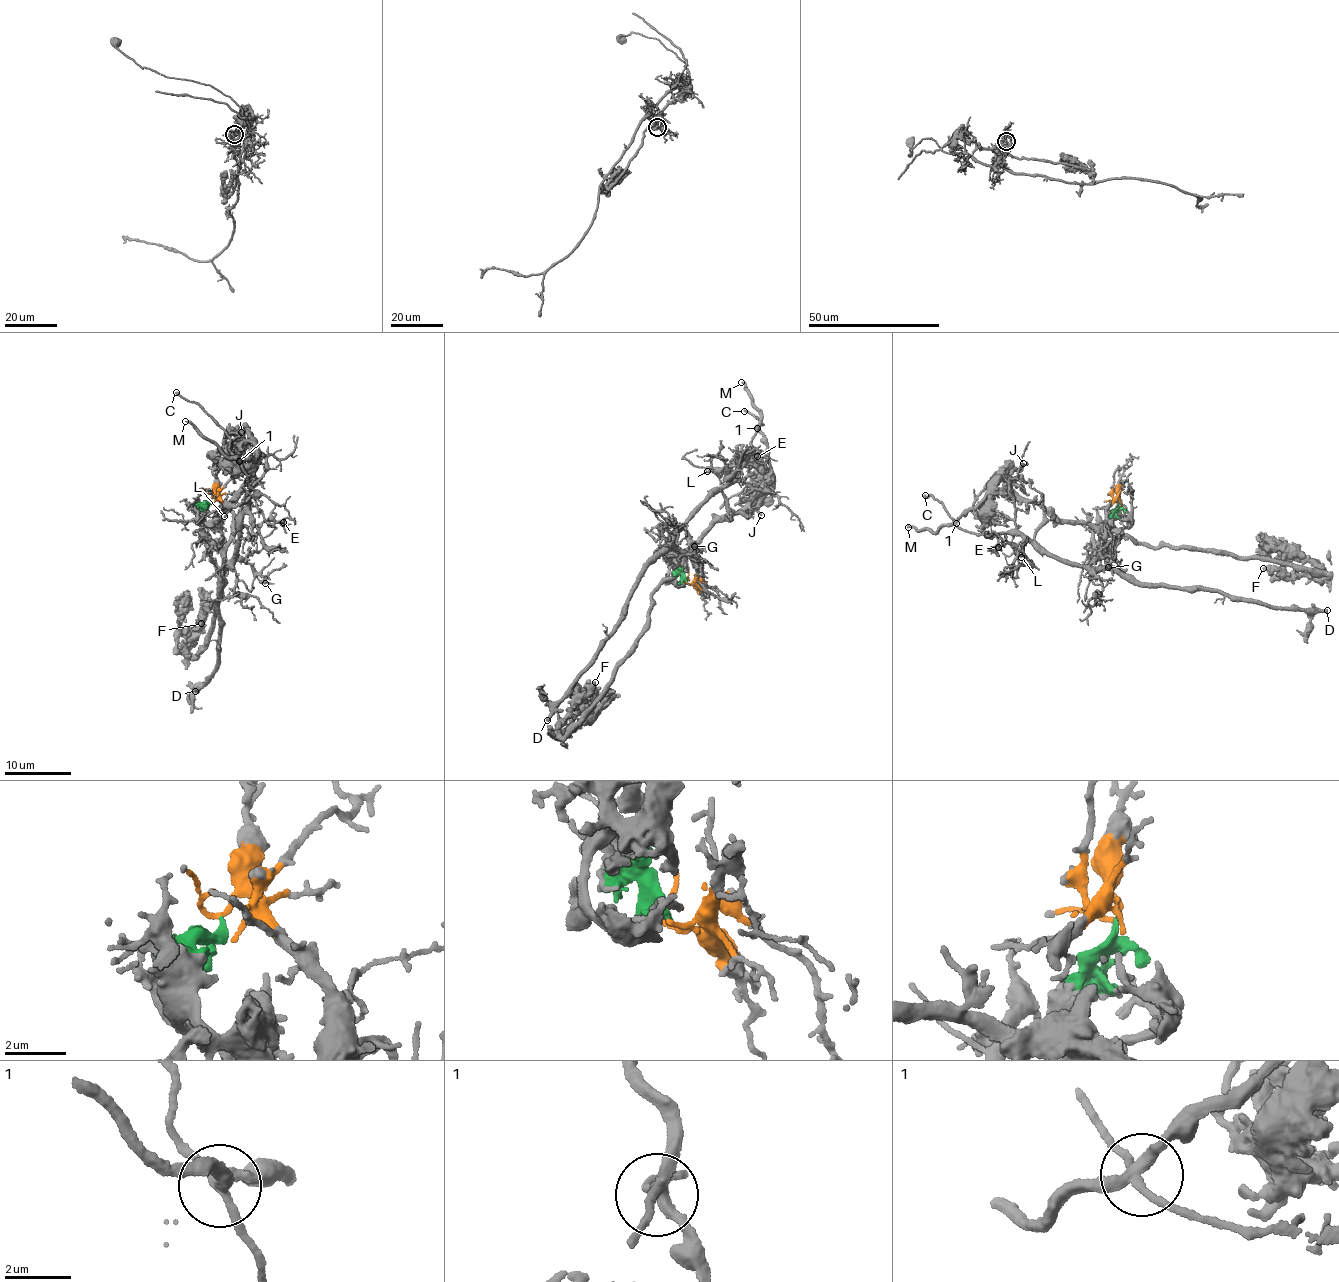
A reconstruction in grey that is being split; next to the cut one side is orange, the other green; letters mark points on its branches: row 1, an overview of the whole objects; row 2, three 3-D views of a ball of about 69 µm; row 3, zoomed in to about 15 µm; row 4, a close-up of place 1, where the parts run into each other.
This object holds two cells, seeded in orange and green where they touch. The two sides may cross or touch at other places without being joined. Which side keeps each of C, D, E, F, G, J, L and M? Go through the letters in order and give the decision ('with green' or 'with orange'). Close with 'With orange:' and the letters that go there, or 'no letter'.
C: with orange
D: with orange
E: with orange
F: with green
G: with orange
J: with green
L: with orange
M: with green
With orange: C, D, E, G, L

